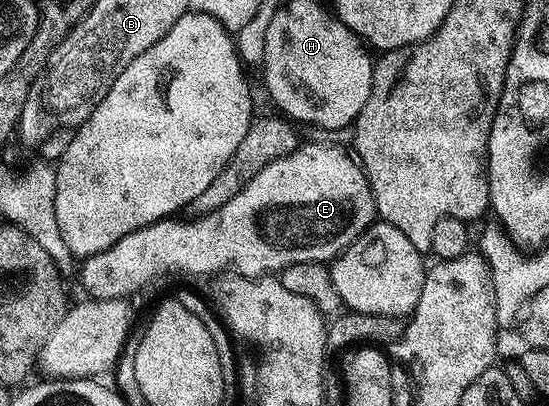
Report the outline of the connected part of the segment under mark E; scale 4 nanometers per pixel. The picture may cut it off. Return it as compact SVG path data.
M301 144L290 155L286 155L282 159L274 159L274 163L262 167L262 171L258 171L258 175L254 175L254 179L250 179L250 183L246 183L246 187L242 187L242 191L238 191L238 195L234 195L234 199L230 199L230 203L226 203L226 207L218 207L218 211L205 213L192 219L196 221L176 221L180 219L156 221L153 225L147 225L122 239L118 239L118 243L114 243L114 247L83 258L81 265L84 266L80 269L80 281L84 284L85 291L88 292L85 294L94 301L118 299L119 297L128 299L133 296L131 293L138 292L143 285L150 284L155 277L160 277L163 273L212 273L211 275L219 275L225 271L231 271L240 273L244 277L263 277L273 271L290 267L294 263L306 263L307 261L331 262L339 257L349 245L355 243L378 217L372 188L363 171L361 162L349 150L348 153L344 149L339 149L336 145Z

